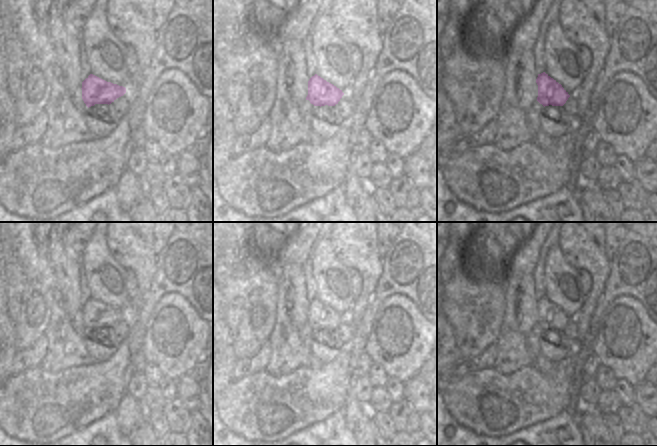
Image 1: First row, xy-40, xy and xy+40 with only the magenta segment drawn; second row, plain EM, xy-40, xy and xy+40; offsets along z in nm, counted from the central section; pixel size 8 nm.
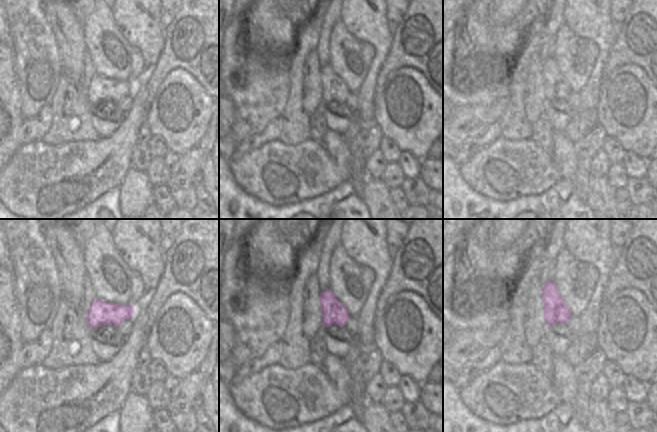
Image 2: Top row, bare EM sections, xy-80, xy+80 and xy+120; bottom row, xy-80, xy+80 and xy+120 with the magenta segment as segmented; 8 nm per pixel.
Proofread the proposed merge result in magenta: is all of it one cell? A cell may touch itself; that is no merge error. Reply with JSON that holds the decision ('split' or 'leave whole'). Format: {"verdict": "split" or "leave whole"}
{"verdict": "leave whole"}

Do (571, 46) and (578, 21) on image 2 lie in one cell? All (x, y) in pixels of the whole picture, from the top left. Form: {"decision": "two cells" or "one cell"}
{"decision": "two cells"}

